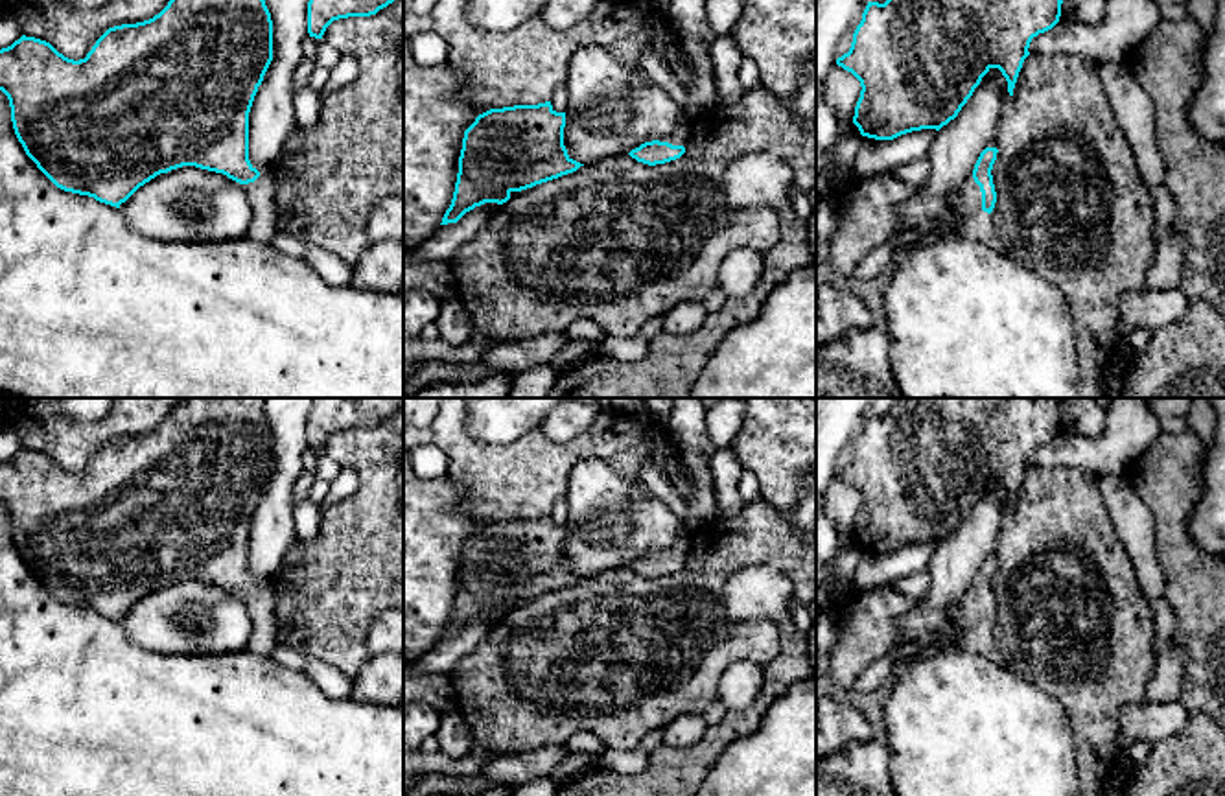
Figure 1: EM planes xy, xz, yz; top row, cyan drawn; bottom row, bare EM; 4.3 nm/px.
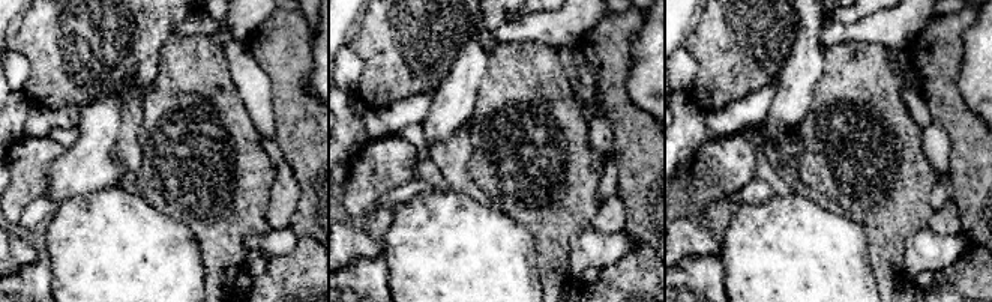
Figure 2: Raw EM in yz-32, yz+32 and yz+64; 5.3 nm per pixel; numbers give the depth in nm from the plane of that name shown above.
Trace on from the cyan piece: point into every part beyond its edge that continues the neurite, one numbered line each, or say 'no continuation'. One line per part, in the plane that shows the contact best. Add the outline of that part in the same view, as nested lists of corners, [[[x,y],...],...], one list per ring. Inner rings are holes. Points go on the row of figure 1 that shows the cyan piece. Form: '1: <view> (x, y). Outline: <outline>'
1: yz (977, 225). Outline: [[[973,171],[963,184],[949,195],[949,205],[960,219],[960,236],[984,243],[1008,256],[1008,249],[997,238],[991,214],[982,210],[982,192],[973,179]]]

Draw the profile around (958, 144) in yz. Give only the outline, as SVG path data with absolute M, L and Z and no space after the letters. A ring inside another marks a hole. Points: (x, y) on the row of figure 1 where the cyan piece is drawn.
M989 68L958 116L938 131L927 155L927 182L897 206L903 225L895 238L917 234L919 245L930 245L960 232L949 195L960 190L980 153L995 140L1006 94L1006 77L998 68Z

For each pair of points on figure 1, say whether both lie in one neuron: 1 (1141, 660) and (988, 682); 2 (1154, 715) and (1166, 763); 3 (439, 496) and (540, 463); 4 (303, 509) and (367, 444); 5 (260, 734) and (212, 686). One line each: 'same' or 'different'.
1: different
2: different
3: different
4: different
5: same

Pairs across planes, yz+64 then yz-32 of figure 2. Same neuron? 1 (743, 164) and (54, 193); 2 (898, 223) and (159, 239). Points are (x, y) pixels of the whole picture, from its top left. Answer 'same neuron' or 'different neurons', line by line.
1: different neurons
2: different neurons

